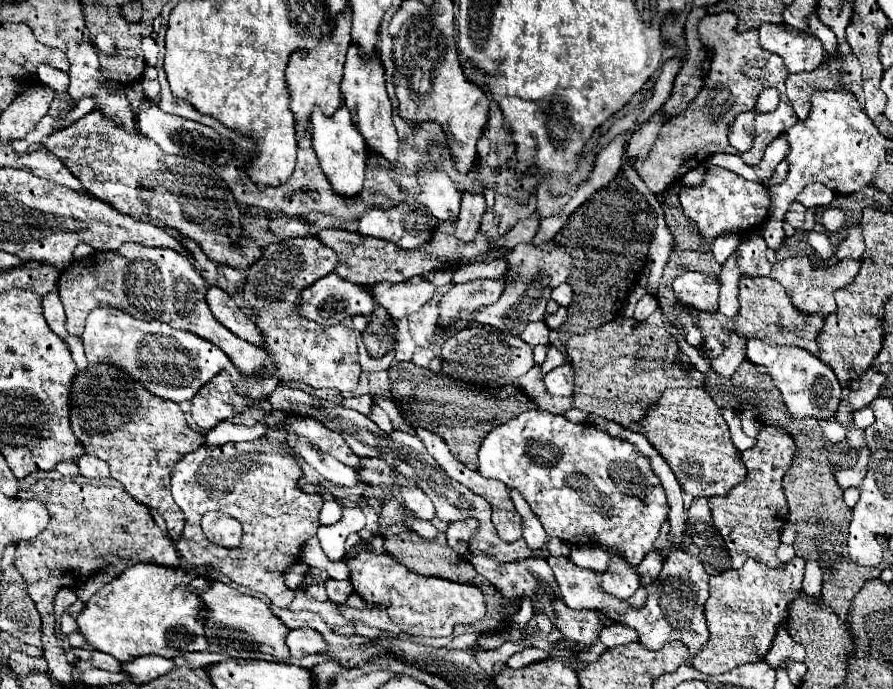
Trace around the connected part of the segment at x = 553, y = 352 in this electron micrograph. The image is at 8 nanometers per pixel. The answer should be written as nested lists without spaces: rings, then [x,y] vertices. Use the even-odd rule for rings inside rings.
[[[551,346],[551,348],[549,348],[549,352],[547,352],[545,362],[539,366],[541,376],[545,376],[547,372],[551,372],[553,368],[557,368],[557,366],[561,366],[561,364],[565,364],[565,356],[563,356],[555,346]]]

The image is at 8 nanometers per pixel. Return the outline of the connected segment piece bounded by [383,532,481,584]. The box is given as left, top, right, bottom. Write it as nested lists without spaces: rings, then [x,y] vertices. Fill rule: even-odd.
[[[401,532],[395,536],[387,536],[383,542],[383,548],[389,556],[393,556],[397,562],[405,564],[409,570],[423,574],[423,576],[437,576],[437,578],[447,578],[451,582],[459,582],[459,584],[473,584],[473,578],[481,578],[473,566],[459,558],[449,546],[447,546],[445,532],[439,532],[433,540],[425,540],[423,536],[415,534],[415,532]]]

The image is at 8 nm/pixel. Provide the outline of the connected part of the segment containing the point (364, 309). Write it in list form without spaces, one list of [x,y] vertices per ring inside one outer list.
[[[331,272],[329,276],[317,280],[309,288],[301,290],[301,294],[297,298],[297,304],[299,304],[299,316],[301,318],[313,320],[313,322],[317,322],[321,326],[341,324],[345,316],[357,316],[357,314],[369,316],[377,308],[373,296],[369,296],[369,292],[363,286],[351,284],[349,280],[341,280],[335,272]]]

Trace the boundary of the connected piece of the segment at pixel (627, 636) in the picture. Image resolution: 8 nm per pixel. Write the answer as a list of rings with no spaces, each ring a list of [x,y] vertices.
[[[613,624],[609,628],[603,628],[603,632],[599,634],[599,640],[607,646],[621,646],[621,644],[629,644],[629,642],[639,642],[639,634],[635,628],[629,628],[625,624]]]

